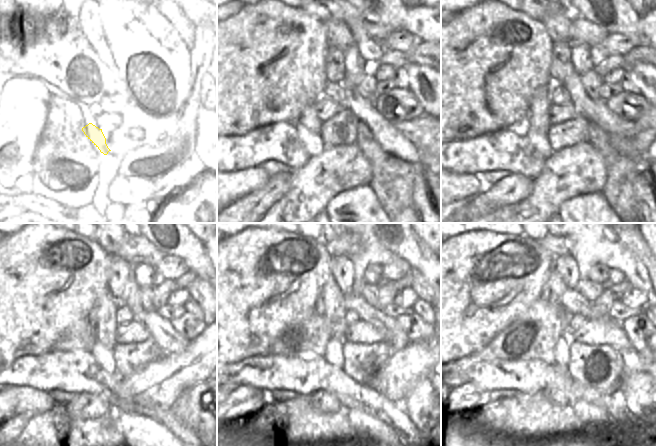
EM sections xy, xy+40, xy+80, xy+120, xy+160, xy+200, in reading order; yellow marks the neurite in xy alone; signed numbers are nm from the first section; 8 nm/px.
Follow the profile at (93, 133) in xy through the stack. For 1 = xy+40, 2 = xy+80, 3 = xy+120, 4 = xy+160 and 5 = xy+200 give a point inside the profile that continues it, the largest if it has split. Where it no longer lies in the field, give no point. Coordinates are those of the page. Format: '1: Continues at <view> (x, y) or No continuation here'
1: Continues at xy+40 (309, 119)
2: Continues at xy+80 (537, 116)
3: Continues at xy+120 (103, 321)
4: Continues at xy+160 (330, 305)
5: Continues at xy+200 (554, 289).

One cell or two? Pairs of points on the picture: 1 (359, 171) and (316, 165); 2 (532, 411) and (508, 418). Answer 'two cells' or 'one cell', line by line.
1: one cell
2: one cell

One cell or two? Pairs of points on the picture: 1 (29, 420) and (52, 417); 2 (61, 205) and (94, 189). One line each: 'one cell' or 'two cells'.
1: one cell
2: one cell

